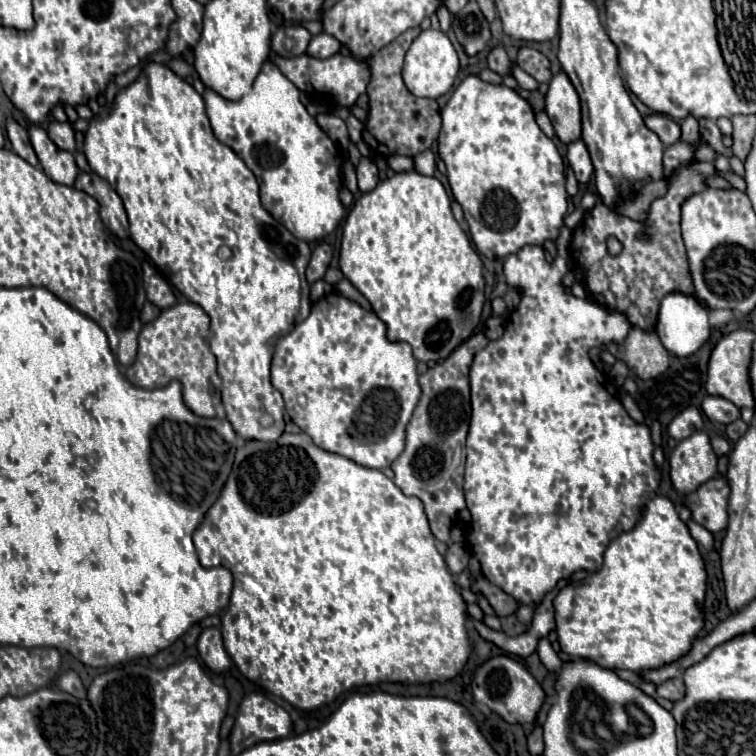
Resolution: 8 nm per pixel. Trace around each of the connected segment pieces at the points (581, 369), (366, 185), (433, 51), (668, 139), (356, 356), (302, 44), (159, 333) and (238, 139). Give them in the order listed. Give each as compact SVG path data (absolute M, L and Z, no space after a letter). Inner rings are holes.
M562 227L560 237L556 239L556 257L548 259L548 255L540 245L524 245L518 253L508 255L504 263L504 275L506 275L508 287L520 289L518 309L512 313L510 321L506 323L504 335L496 341L490 341L482 351L478 351L470 367L472 415L470 415L470 431L466 441L466 473L464 473L464 495L466 495L468 511L472 515L468 545L472 555L480 561L484 577L496 587L500 587L504 593L512 595L520 605L538 605L544 599L544 595L558 585L560 579L568 579L576 571L594 573L596 569L600 569L602 555L608 543L622 531L632 529L636 521L640 521L640 509L644 509L648 495L656 491L660 483L660 471L652 459L654 443L650 437L650 429L644 423L636 423L626 413L624 405L618 399L618 389L606 375L592 365L588 357L588 351L596 345L608 345L608 341L624 341L624 337L628 337L628 329L632 329L632 323L628 321L628 315L624 311L608 309L606 305L600 305L592 299L578 299L572 293L566 293L562 285L562 277L566 275L566 271L574 267L572 253L568 253L570 243L572 243L572 231L568 227Z
M362 157L356 167L356 175L358 175L358 187L362 193L370 193L378 185L378 169L372 159Z
M428 29L428 31L422 31L412 41L412 45L406 53L402 77L404 77L404 83L412 95L438 99L440 95L444 95L454 85L458 69L460 69L458 53L456 53L454 45L450 43L450 39L446 37L446 33L442 33L440 29Z
M654 113L654 115L646 115L644 117L644 123L650 131L654 131L658 135L658 139L664 143L664 145L672 145L680 139L678 135L678 125L666 117L666 115L660 115L660 113Z
M330 293L312 305L306 321L298 323L288 335L280 337L272 357L272 385L282 393L286 413L312 437L312 441L330 453L348 457L358 465L386 469L404 451L406 423L420 399L416 359L408 343L390 343L384 323L368 309Z
M288 25L272 35L272 49L282 57L298 57L306 53L312 35L302 25Z
M186 301L164 309L156 321L142 327L138 337L138 357L126 369L128 381L144 389L156 389L166 387L170 381L176 379L182 383L184 403L188 405L188 409L192 409L192 413L200 417L216 417L220 381L216 373L216 363L208 361L208 337L210 319L200 305Z
M266 61L248 97L240 101L228 101L212 89L206 89L202 97L216 139L230 147L256 175L264 209L268 209L268 213L272 213L272 217L276 217L276 221L280 221L294 237L300 237L304 241L320 241L322 237L330 235L336 225L346 217L346 207L340 201L342 157L332 139L322 131L316 119L300 103L300 91L296 89L296 85L288 81L288 77L278 67L274 67L274 63Z

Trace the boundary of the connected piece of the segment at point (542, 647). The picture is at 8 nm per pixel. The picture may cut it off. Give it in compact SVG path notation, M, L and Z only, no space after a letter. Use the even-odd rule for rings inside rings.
M542 639L538 643L538 655L540 655L540 661L544 663L546 669L550 669L550 671L558 671L560 669L560 657L556 655L556 651L552 649L548 639Z

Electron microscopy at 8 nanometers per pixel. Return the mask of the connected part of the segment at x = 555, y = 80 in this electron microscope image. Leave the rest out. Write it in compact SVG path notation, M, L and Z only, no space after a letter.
M566 73L552 77L550 89L546 93L546 113L562 143L568 145L568 141L576 141L576 137L582 137L580 99Z

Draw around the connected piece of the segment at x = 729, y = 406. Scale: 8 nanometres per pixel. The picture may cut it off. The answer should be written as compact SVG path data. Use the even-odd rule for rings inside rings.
M706 395L702 409L704 409L704 413L708 415L710 421L718 421L718 423L724 423L724 425L740 419L740 409L734 403L730 403L728 399L722 399L722 397Z

